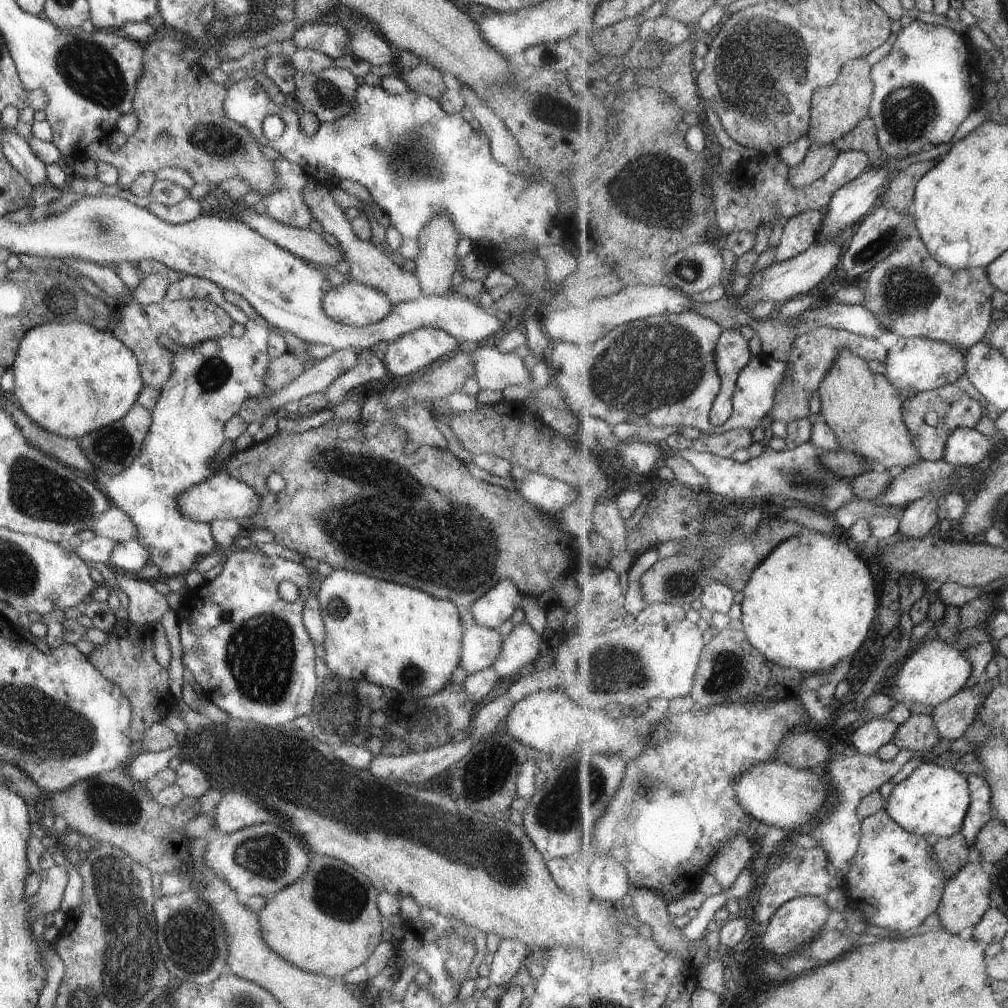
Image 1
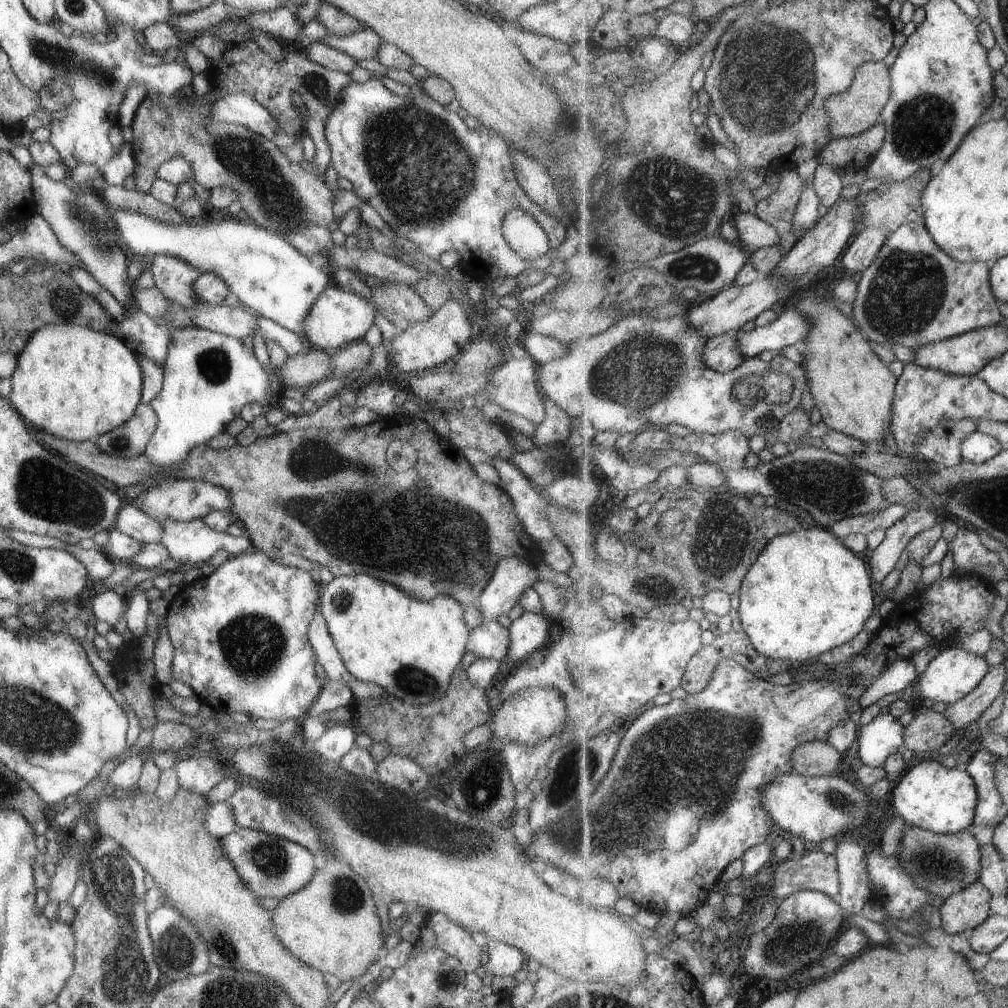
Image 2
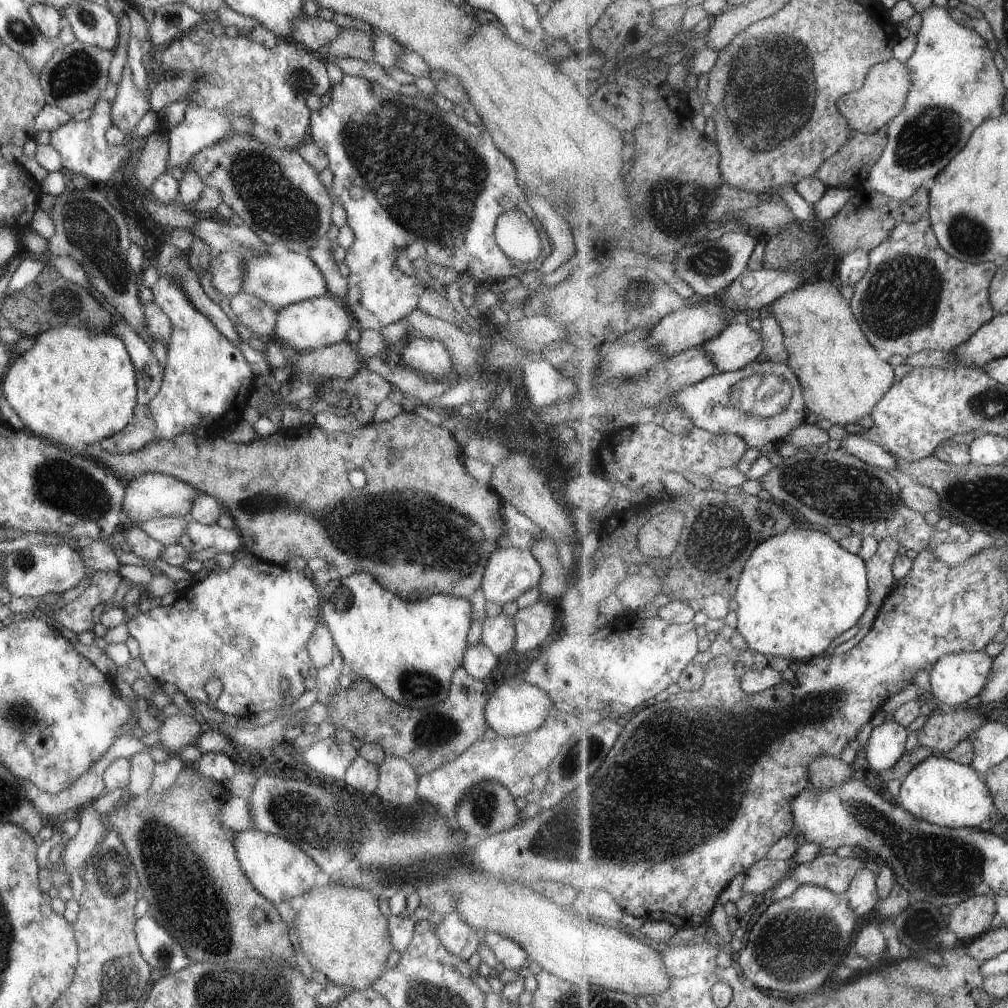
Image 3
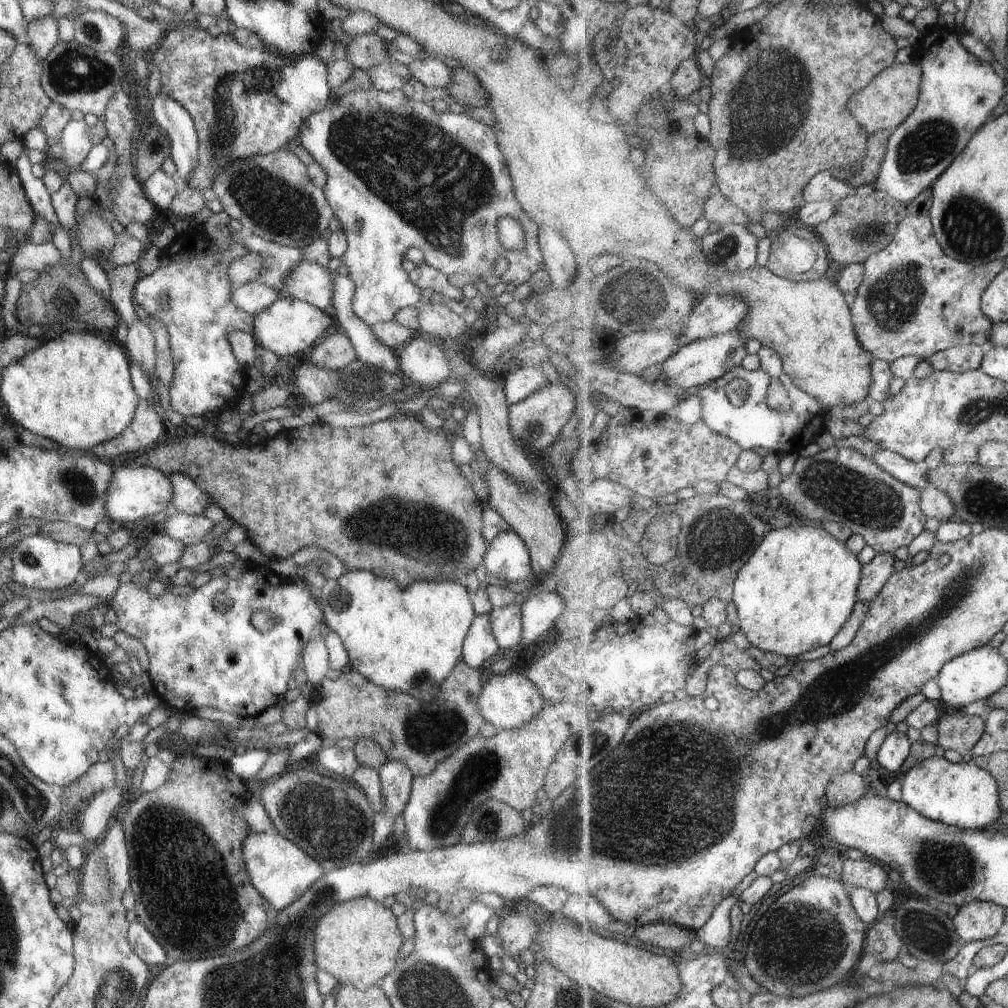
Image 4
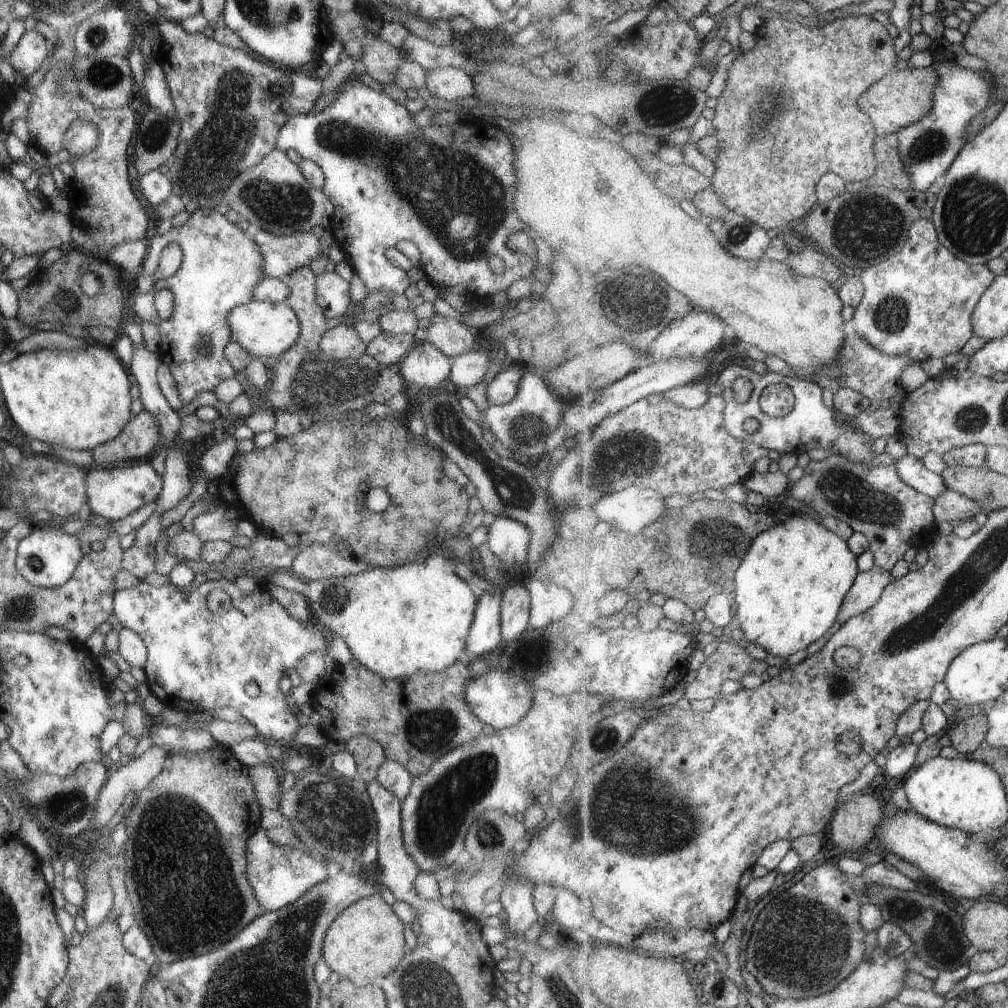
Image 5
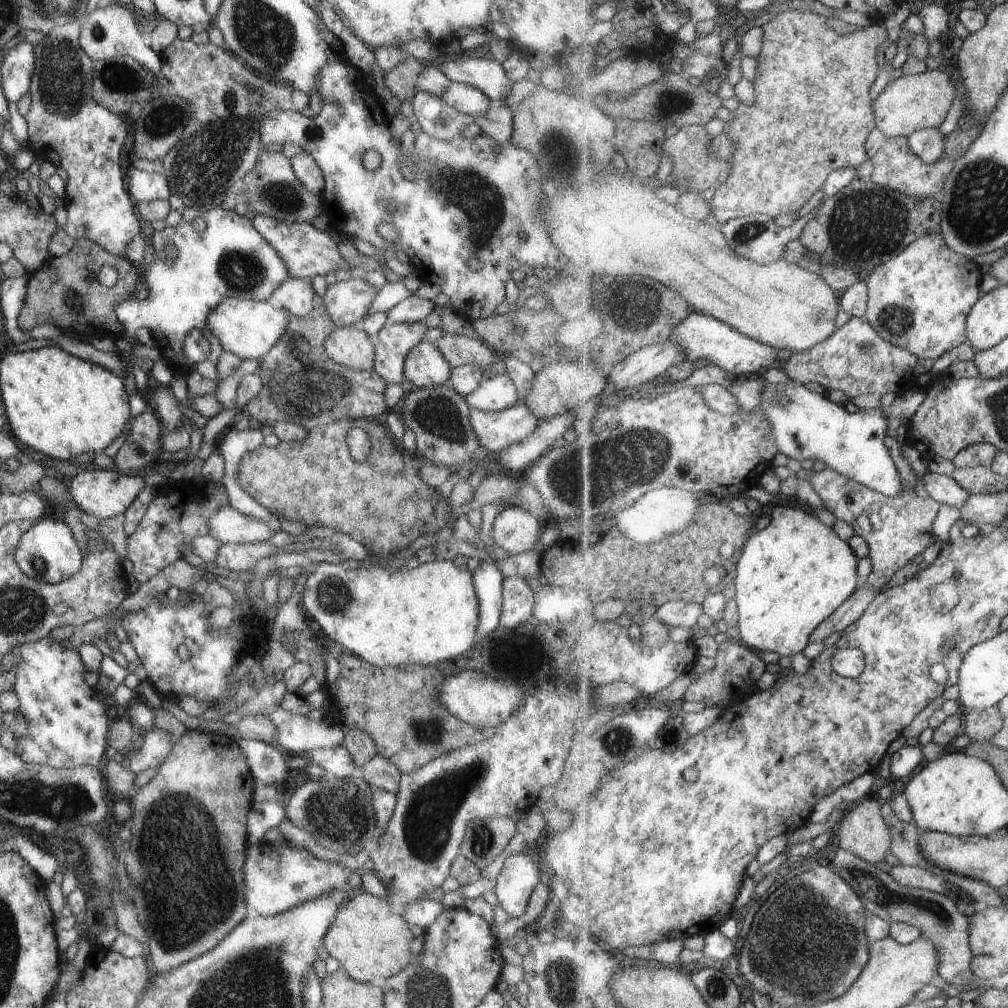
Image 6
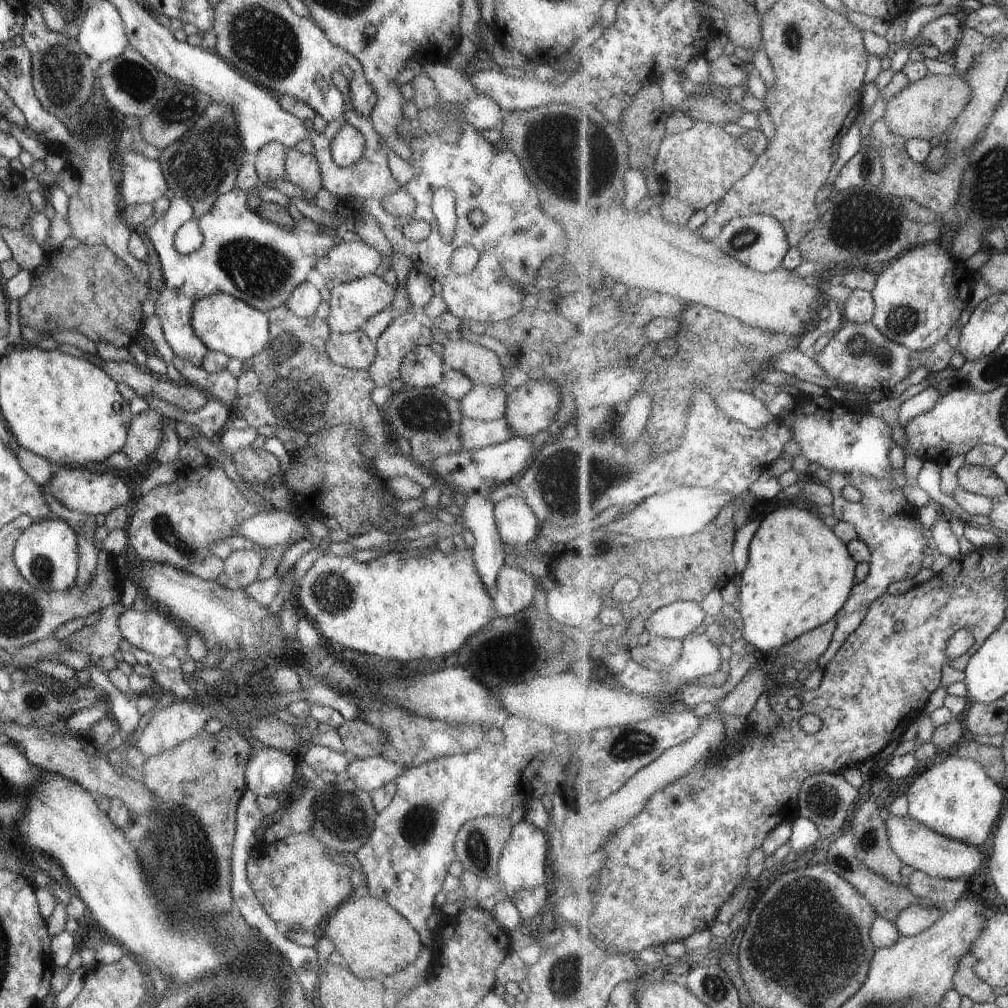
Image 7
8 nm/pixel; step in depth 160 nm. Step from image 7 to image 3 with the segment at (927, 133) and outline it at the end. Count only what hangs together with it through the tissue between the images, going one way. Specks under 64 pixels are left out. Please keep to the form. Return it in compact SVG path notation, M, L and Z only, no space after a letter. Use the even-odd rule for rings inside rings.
M889 60L873 66L869 72L865 87L841 96L839 100L840 112L844 114L856 133L874 134L886 129L907 104L909 92L912 88L911 73L905 63L899 60Z

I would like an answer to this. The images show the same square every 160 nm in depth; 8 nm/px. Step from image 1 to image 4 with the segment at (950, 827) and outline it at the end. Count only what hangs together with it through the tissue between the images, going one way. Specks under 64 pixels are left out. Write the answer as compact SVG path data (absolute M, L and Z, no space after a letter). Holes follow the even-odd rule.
M931 757L905 774L902 795L923 816L962 829L983 830L1003 812L998 782L988 770L973 762L951 763L944 757Z

